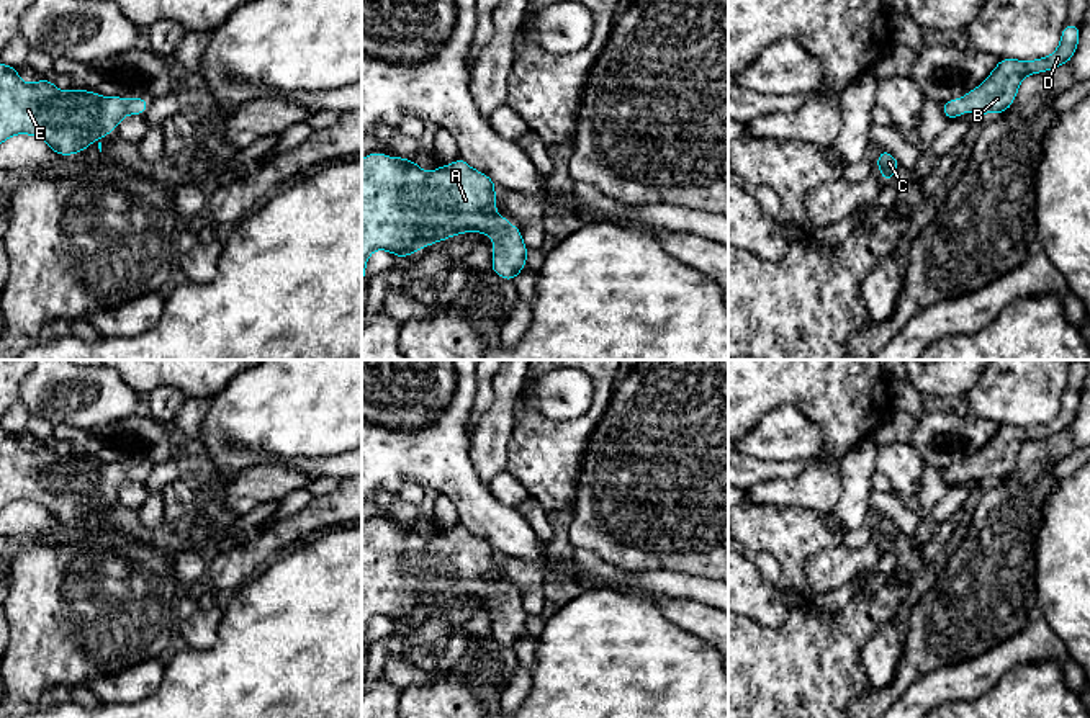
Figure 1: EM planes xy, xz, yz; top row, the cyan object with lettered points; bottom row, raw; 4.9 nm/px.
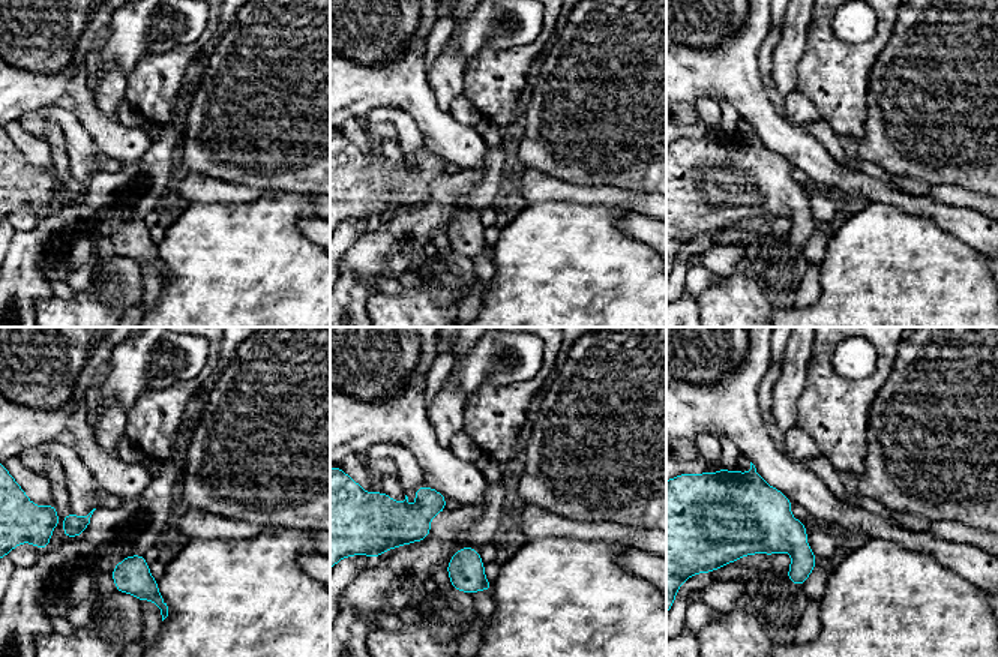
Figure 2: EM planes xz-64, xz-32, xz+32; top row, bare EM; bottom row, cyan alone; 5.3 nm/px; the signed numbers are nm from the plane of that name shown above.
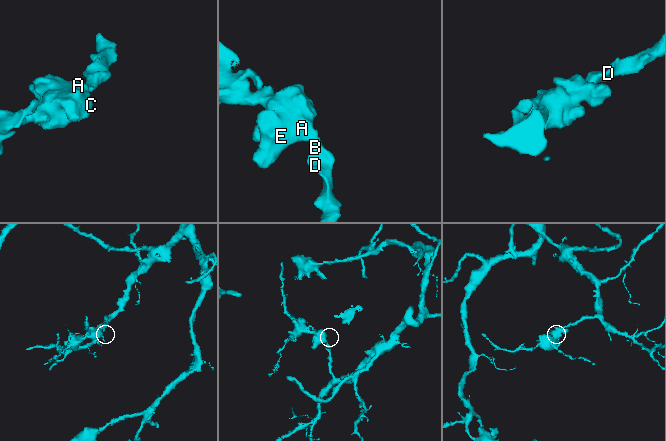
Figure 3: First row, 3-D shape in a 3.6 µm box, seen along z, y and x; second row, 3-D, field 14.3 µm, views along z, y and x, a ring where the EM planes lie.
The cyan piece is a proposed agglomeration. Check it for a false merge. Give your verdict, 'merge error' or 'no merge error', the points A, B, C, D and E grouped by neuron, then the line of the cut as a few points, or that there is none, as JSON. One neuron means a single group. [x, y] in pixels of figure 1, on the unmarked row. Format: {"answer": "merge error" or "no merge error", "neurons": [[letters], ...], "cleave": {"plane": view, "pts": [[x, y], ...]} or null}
{"answer": "no merge error", "neurons": [["A", "B", "C", "D", "E"]], "cleave": null}

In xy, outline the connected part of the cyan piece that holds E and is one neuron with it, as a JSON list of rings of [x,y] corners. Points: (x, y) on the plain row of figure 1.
[[[0,429],[0,510],[15,500],[29,500],[43,505],[54,520],[74,522],[90,514],[97,502],[101,504],[98,515],[101,518],[103,505],[118,494],[119,487],[129,481],[144,481],[151,466],[147,464],[121,464],[121,463],[101,463],[95,458],[69,455],[61,458],[47,445],[41,445],[36,450],[25,450],[18,435]]]

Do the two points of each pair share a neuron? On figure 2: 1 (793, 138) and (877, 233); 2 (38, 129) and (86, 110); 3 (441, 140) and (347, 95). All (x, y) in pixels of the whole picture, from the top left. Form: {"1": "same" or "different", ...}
{"1": "different", "2": "different", "3": "same"}

